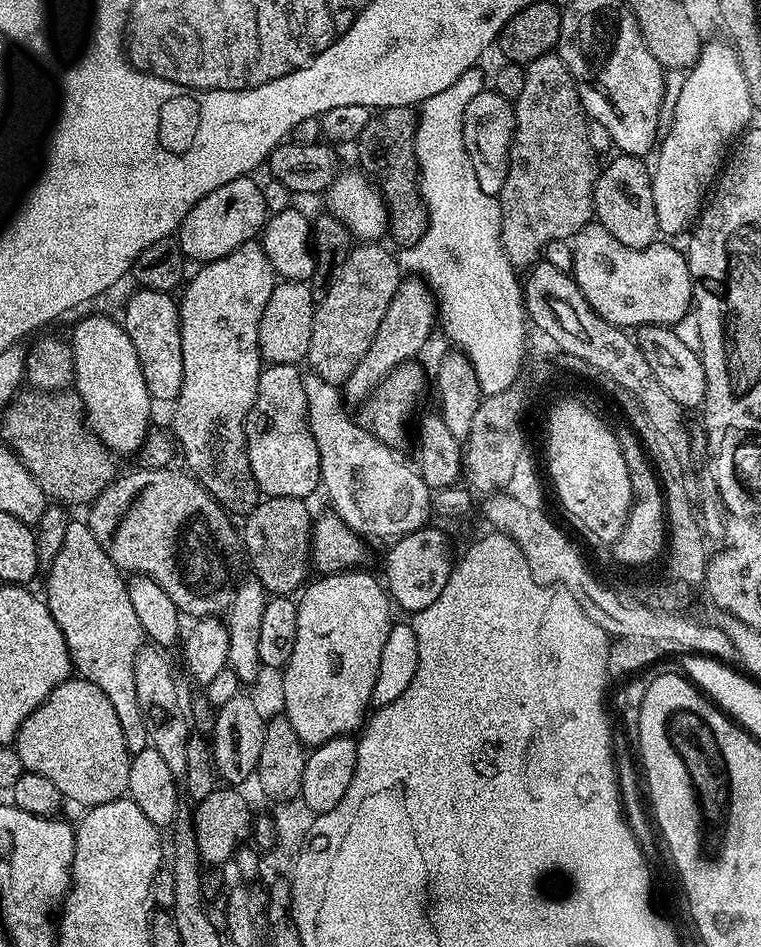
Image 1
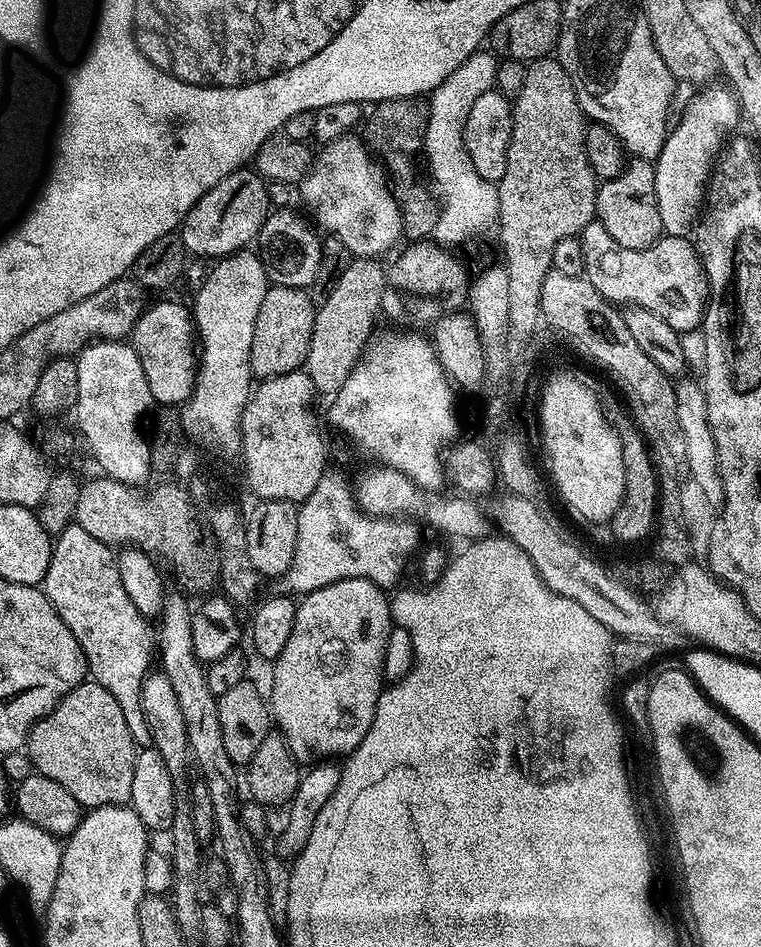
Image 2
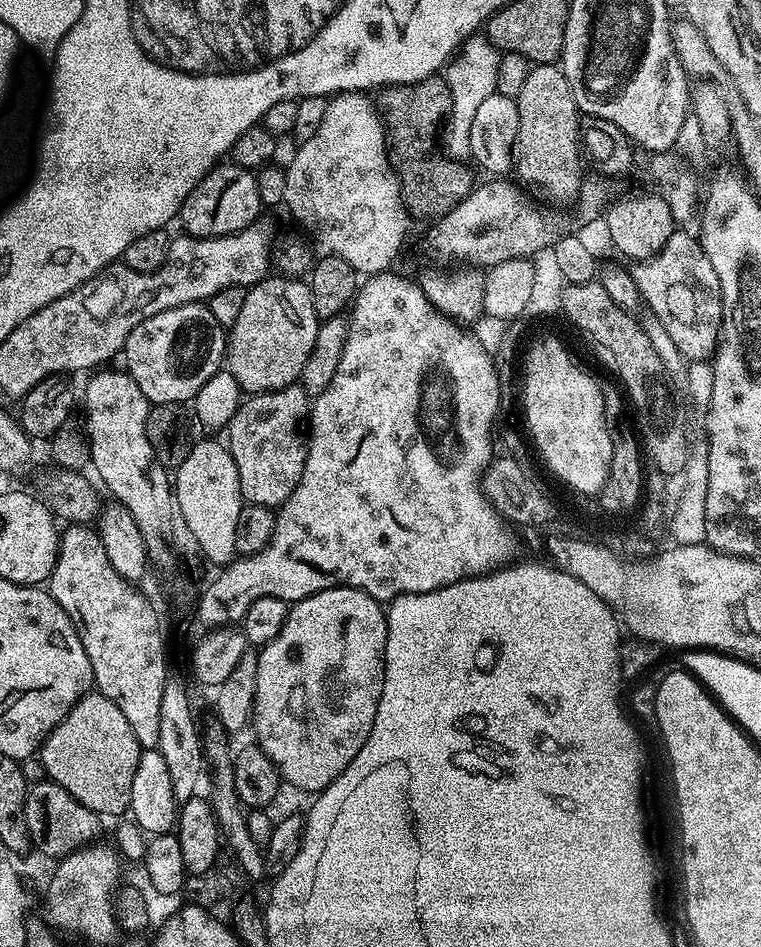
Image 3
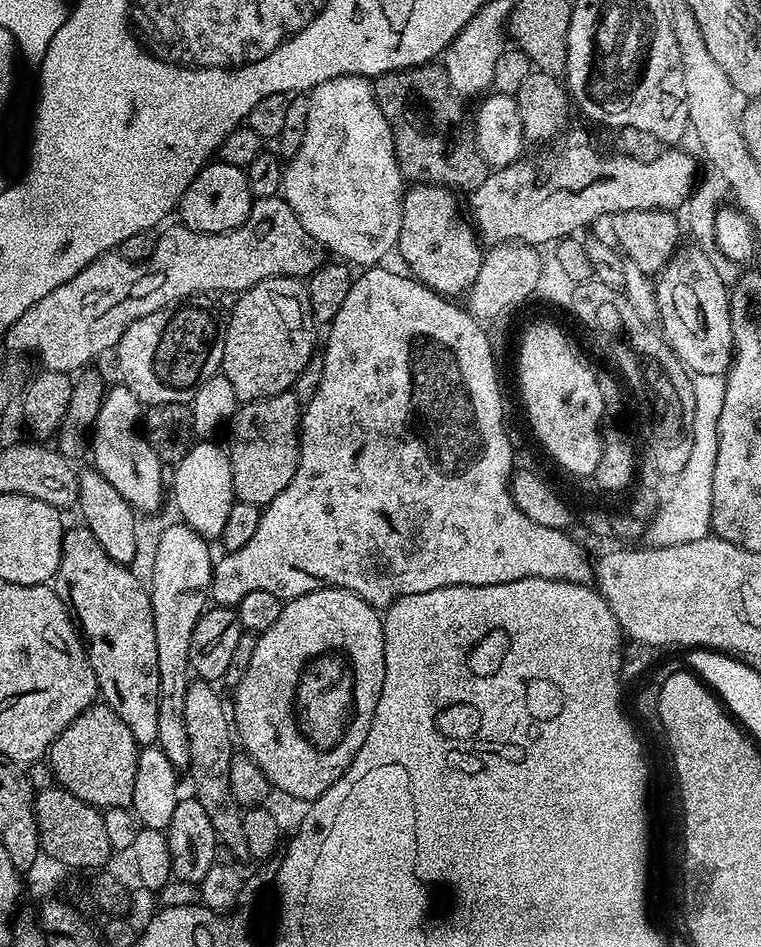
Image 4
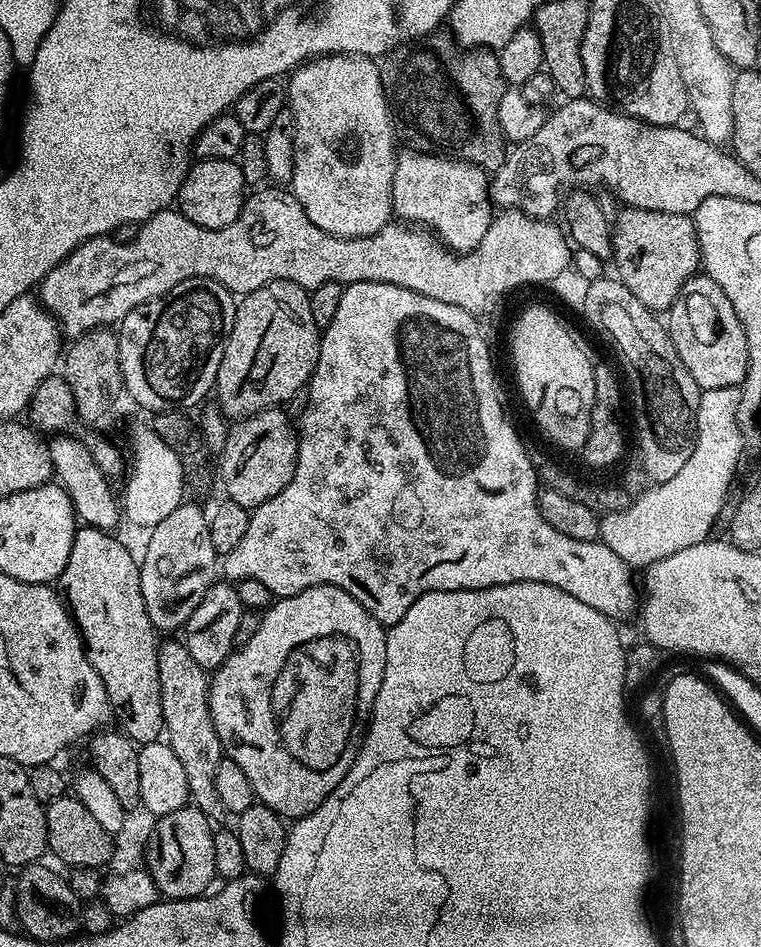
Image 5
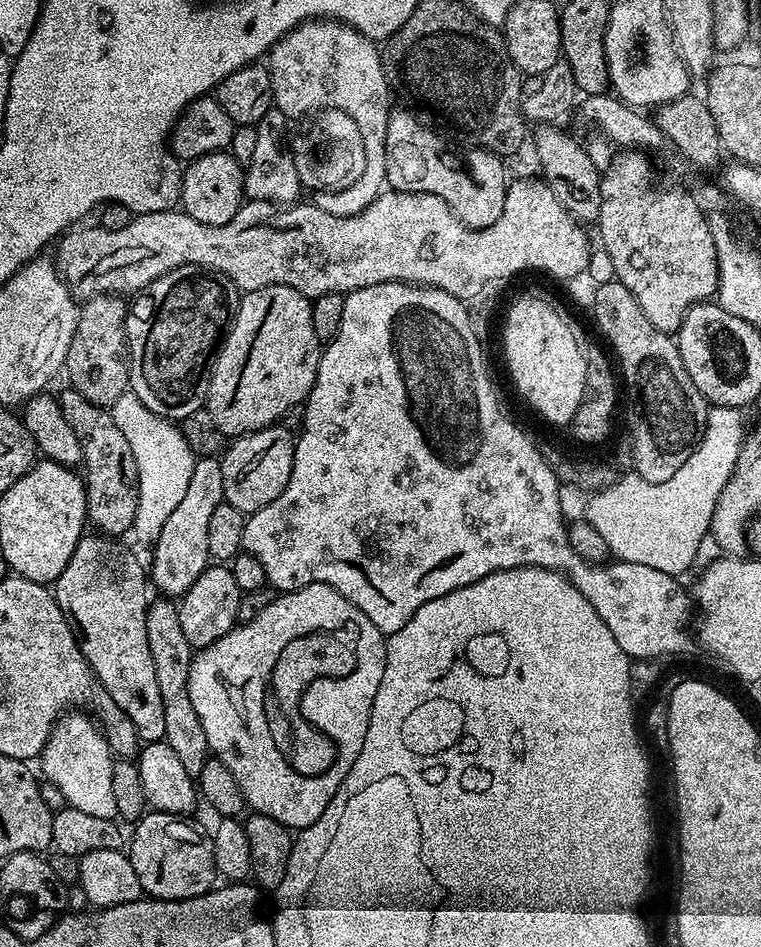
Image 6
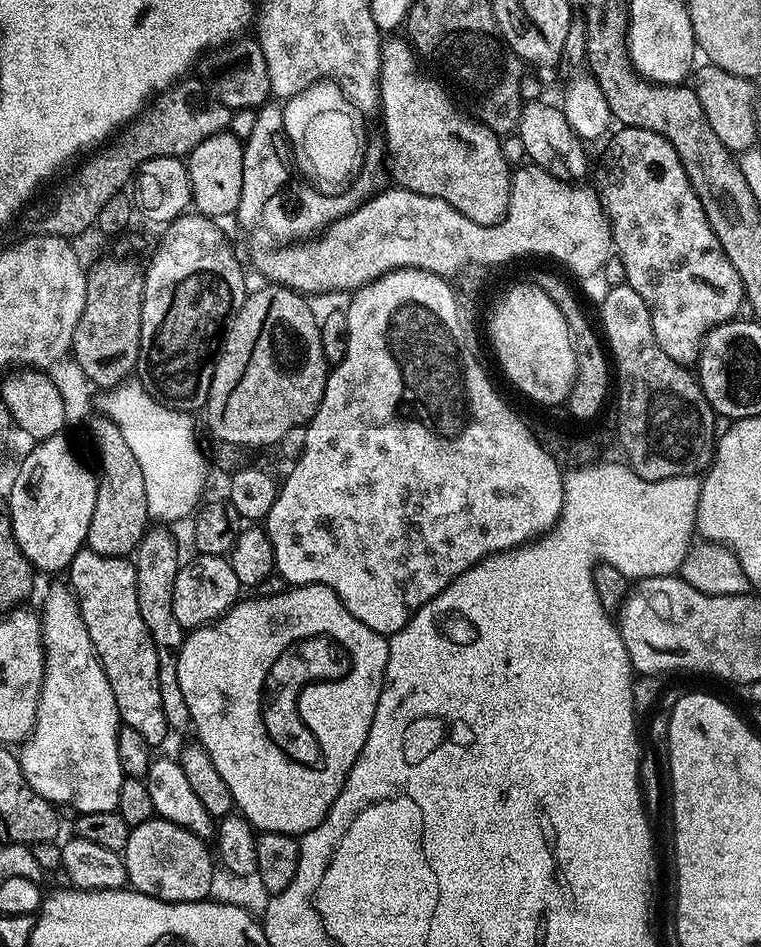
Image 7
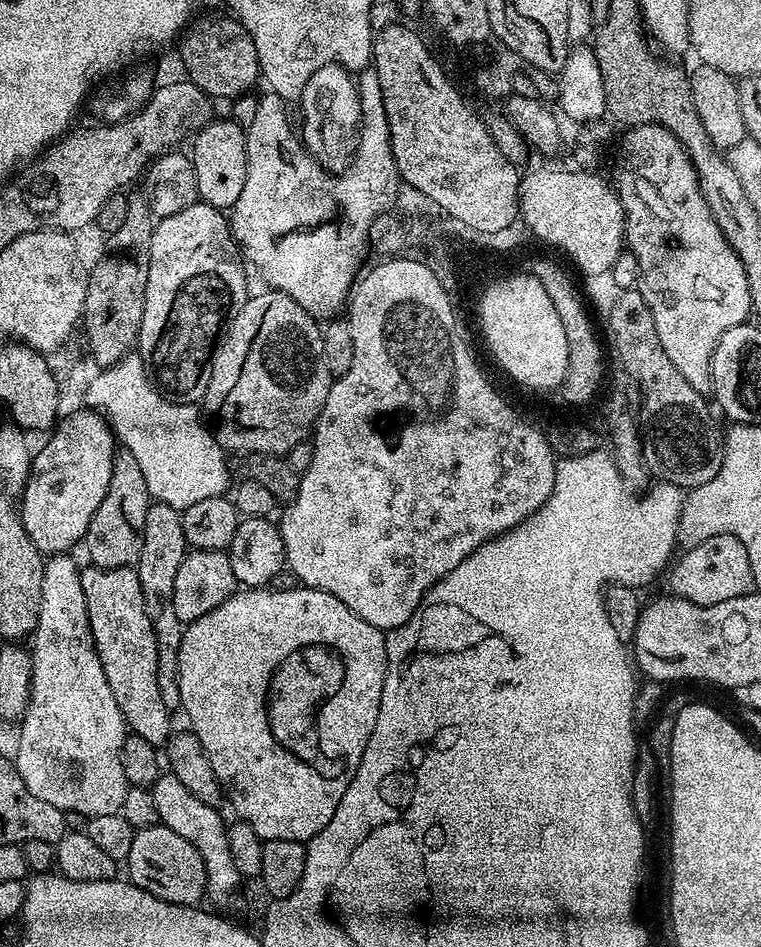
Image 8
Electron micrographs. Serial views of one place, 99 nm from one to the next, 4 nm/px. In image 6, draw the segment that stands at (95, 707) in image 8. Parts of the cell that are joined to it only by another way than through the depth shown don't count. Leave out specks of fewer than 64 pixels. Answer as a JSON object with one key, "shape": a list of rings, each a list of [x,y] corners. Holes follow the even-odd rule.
{"shape":[[[80,710],[69,711],[53,724],[50,738],[38,757],[42,776],[44,771],[43,779],[58,786],[58,790],[66,794],[71,807],[107,820],[116,816],[112,785],[113,763],[112,751],[100,731],[99,723],[91,715]]]}

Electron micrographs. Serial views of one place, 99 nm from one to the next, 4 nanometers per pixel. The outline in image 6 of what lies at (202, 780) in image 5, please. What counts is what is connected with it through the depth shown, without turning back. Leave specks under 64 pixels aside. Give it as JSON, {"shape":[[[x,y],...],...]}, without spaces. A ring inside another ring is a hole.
{"shape":[[[153,599],[146,614],[146,642],[150,642],[150,654],[154,658],[154,674],[158,674],[158,690],[162,690],[162,711],[166,718],[164,740],[174,750],[178,762],[182,762],[186,774],[199,778],[202,766],[210,759],[206,733],[202,731],[202,722],[190,703],[188,693],[188,675],[192,665],[194,650],[182,634],[182,625],[178,623],[178,607],[171,599]]]}

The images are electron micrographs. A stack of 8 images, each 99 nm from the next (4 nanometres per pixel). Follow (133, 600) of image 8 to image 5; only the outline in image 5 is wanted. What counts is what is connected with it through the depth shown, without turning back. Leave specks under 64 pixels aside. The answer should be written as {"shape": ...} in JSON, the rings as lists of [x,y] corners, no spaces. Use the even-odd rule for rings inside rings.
{"shape":[[[80,526],[76,529],[76,537],[70,546],[70,558],[66,558],[66,566],[62,570],[58,581],[58,591],[60,599],[64,601],[67,609],[72,614],[72,619],[76,622],[76,627],[80,629],[80,639],[83,640],[88,653],[88,660],[98,670],[98,678],[102,678],[102,686],[106,686],[106,694],[112,703],[115,723],[119,731],[123,732],[129,740],[137,745],[154,744],[161,739],[164,730],[164,719],[162,718],[162,694],[160,693],[160,683],[158,682],[158,632],[153,628],[150,618],[147,616],[146,602],[142,598],[142,586],[139,584],[140,565],[136,564],[130,553],[116,540],[111,531],[102,528],[89,528]]]}

